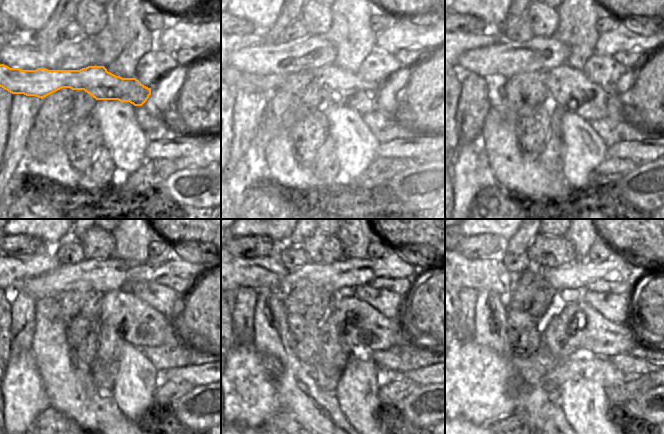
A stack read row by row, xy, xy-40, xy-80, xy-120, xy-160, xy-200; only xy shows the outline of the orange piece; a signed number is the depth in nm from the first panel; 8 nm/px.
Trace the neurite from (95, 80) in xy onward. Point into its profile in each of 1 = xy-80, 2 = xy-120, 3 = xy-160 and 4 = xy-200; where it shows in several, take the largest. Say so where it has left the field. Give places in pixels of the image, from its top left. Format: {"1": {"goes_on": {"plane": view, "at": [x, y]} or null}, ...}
{"1": {"goes_on": {"plane": "xy-80", "at": [569, 89]}}, "2": {"goes_on": {"plane": "xy-120", "at": [139, 324]}}, "3": {"goes_on": {"plane": "xy-160", "at": [367, 330]}}, "4": {"goes_on": {"plane": "xy-200", "at": [590, 332]}}}

